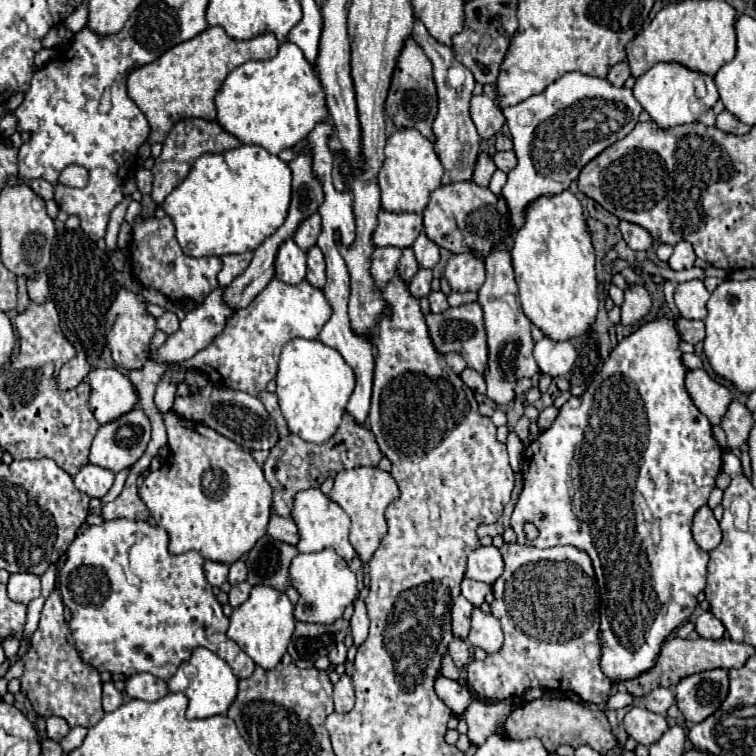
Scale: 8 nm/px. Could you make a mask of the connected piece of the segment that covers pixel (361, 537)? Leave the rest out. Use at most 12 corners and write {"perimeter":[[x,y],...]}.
{"perimeter":[[353,468],[329,498],[351,518],[349,542],[371,560],[399,496],[391,474]]}

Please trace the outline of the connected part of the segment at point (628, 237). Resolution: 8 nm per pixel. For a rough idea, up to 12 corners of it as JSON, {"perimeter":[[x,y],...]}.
{"perimeter":[[621,222],[619,230],[631,250],[649,250],[651,234],[637,224]]}

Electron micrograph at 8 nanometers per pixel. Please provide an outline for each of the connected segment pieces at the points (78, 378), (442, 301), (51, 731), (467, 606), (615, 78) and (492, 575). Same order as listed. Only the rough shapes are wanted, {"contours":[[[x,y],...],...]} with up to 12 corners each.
{"contours":[[[84,351],[59,372],[59,388],[79,386],[91,372]],[[431,292],[431,312],[441,314],[449,308],[443,292]],[[47,718],[47,738],[59,742],[69,726],[63,718]],[[459,596],[451,610],[453,636],[469,636],[473,604]],[[629,62],[615,64],[607,80],[623,86],[631,76]],[[495,546],[469,554],[465,576],[493,584],[505,562]]]}

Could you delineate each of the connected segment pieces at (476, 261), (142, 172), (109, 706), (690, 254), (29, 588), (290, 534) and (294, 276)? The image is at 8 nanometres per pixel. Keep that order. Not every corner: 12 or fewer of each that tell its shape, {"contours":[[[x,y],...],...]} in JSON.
{"contours":[[[453,254],[445,266],[451,290],[479,290],[483,258]],[[141,166],[137,170],[137,188],[141,194],[151,192],[153,172]],[[113,682],[103,684],[103,710],[113,712],[123,704]],[[679,242],[669,266],[673,270],[693,268],[695,256],[689,242]],[[29,572],[13,574],[7,594],[29,604],[41,596],[41,578]],[[273,514],[267,534],[297,546],[299,532],[291,518]],[[289,238],[279,246],[275,278],[305,278],[305,252]]]}

